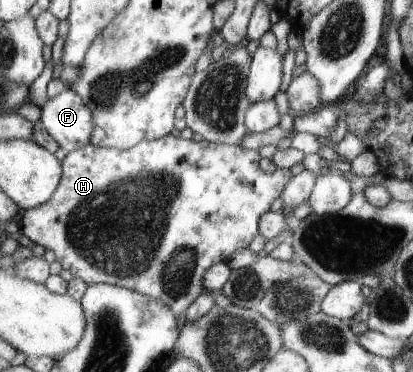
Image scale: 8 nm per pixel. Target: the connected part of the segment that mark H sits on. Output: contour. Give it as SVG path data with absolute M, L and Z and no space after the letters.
M169 133L155 140L141 140L128 150L97 147L88 143L83 148L77 148L67 153L65 158L61 160L62 174L59 184L49 196L49 200L35 206L35 208L29 208L19 213L17 218L20 227L18 235L23 235L33 244L51 250L55 254L55 260L61 265L61 269L68 270L73 277L83 280L88 286L96 283L106 283L137 292L151 298L151 300L157 300L159 304L163 304L177 319L201 292L207 292L203 288L203 284L201 284L203 274L207 272L207 268L226 261L235 250L246 248L249 242L258 234L259 218L269 211L270 204L280 197L285 184L293 176L290 170L285 168L275 168L275 172L271 173L263 172L258 161L258 152L252 149L207 141L193 142L191 139L175 138Z

